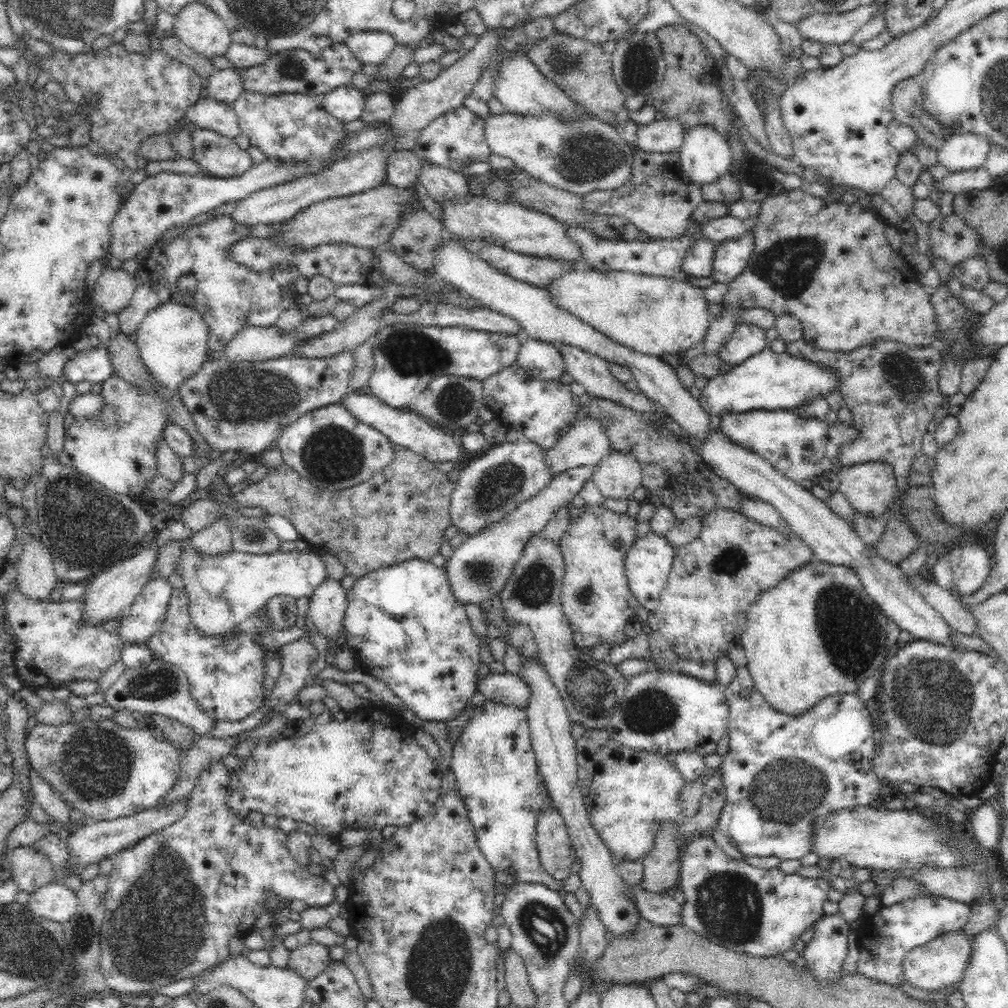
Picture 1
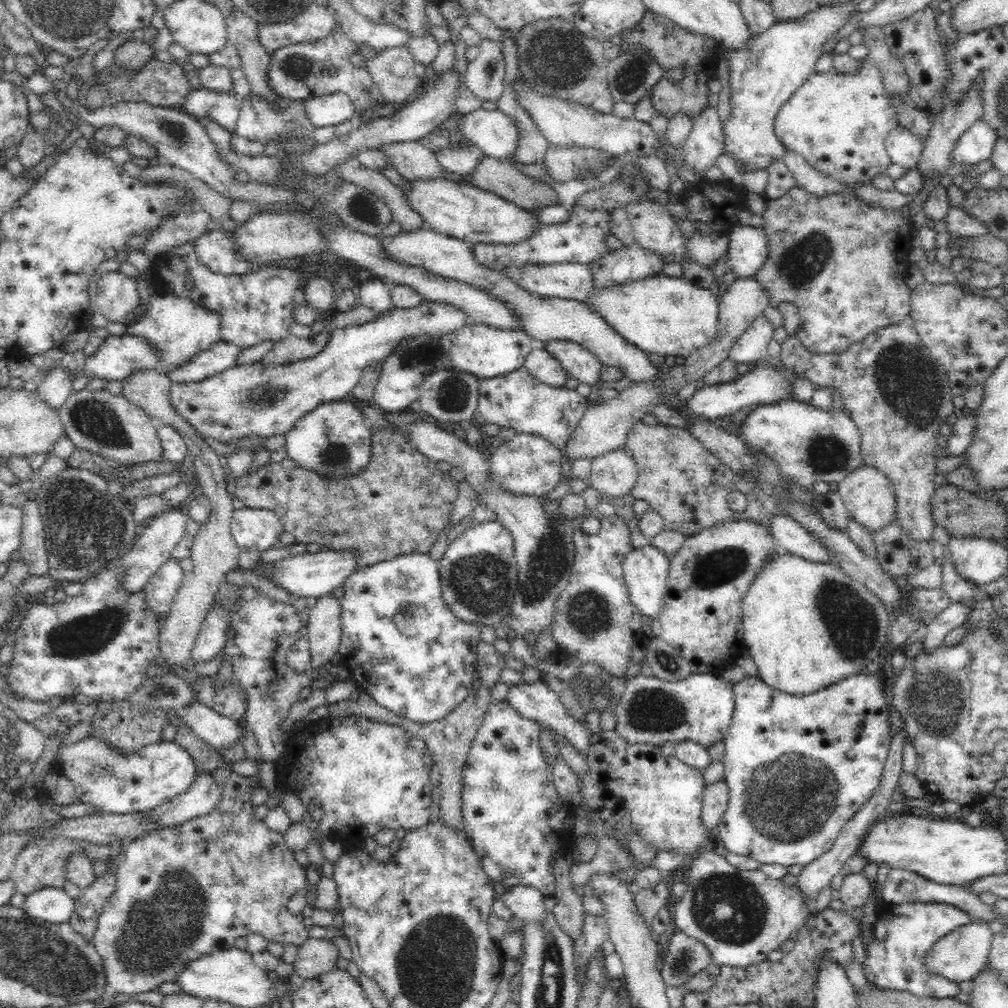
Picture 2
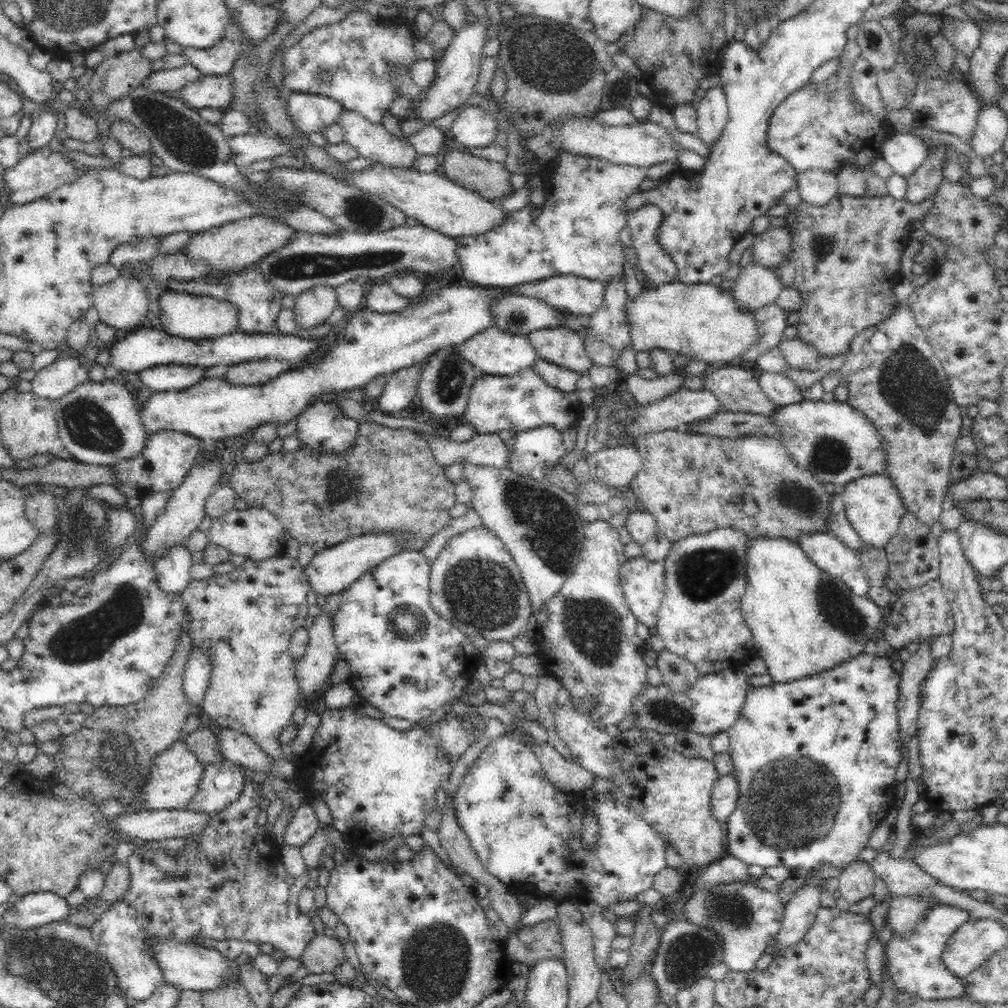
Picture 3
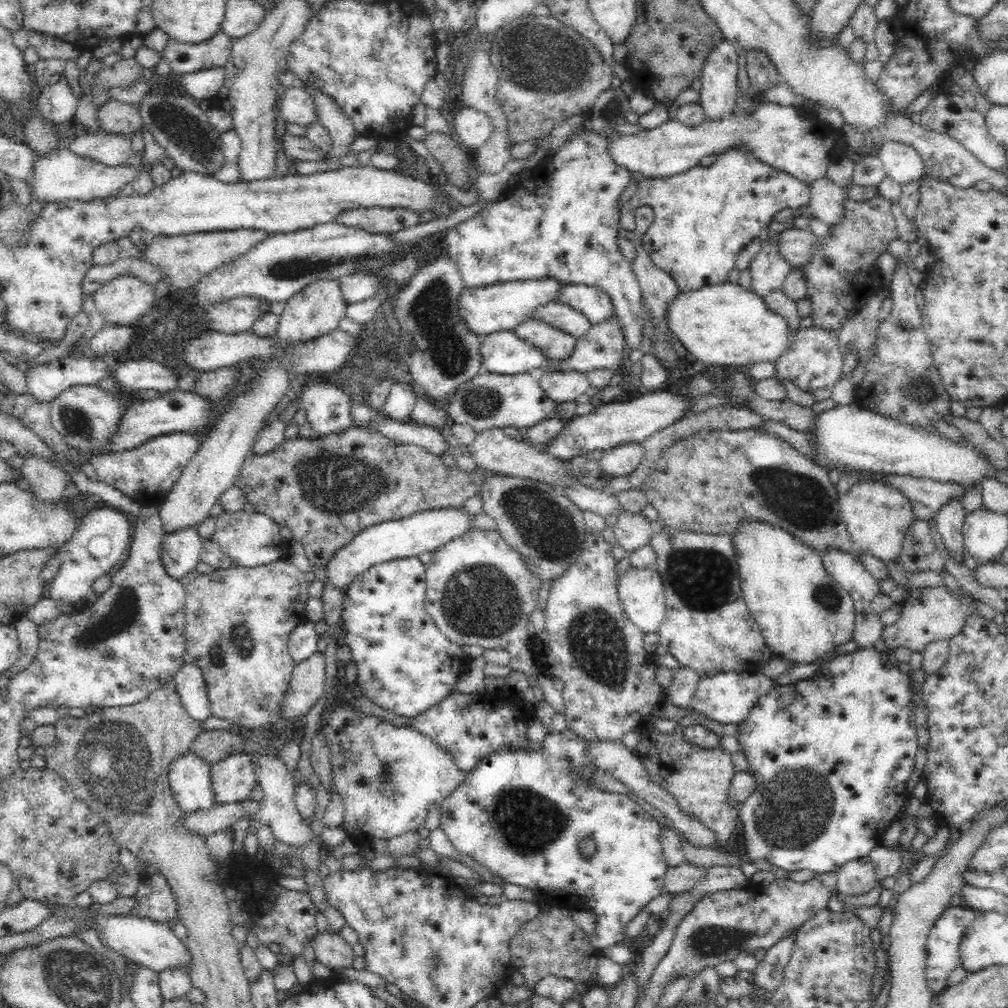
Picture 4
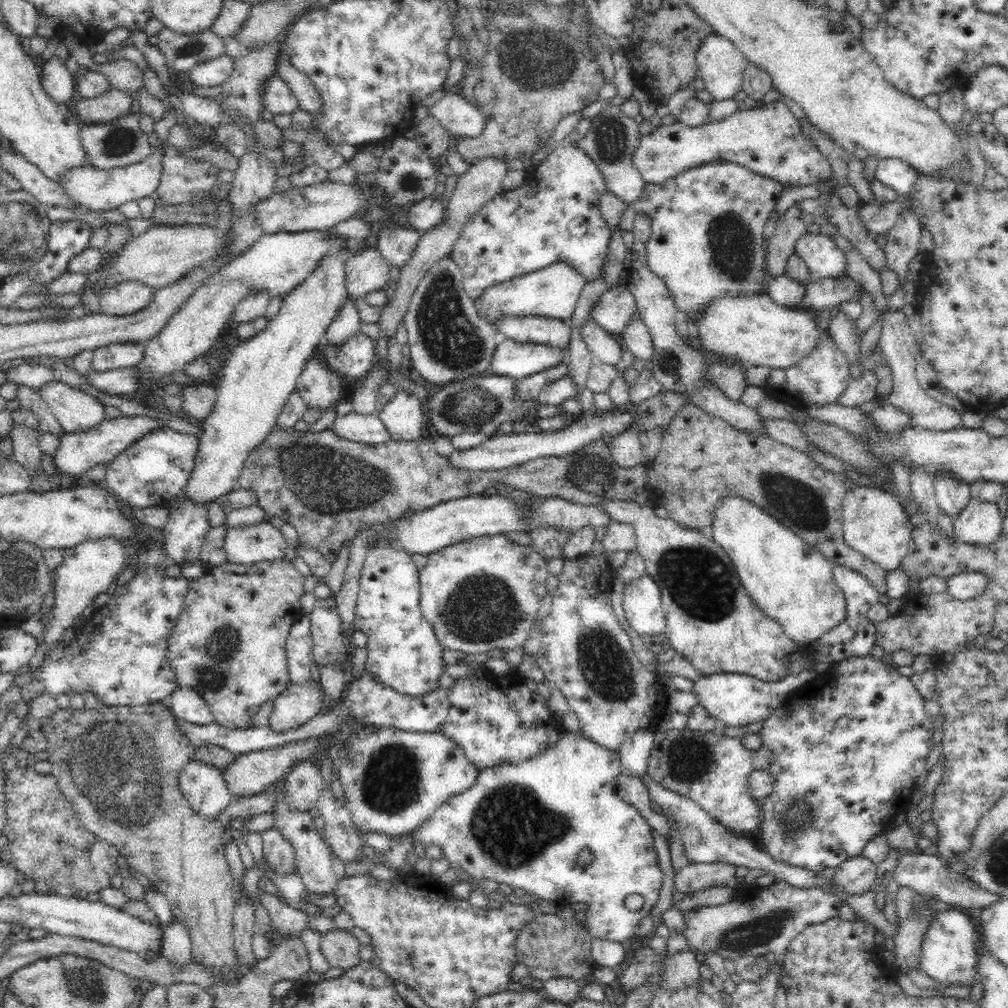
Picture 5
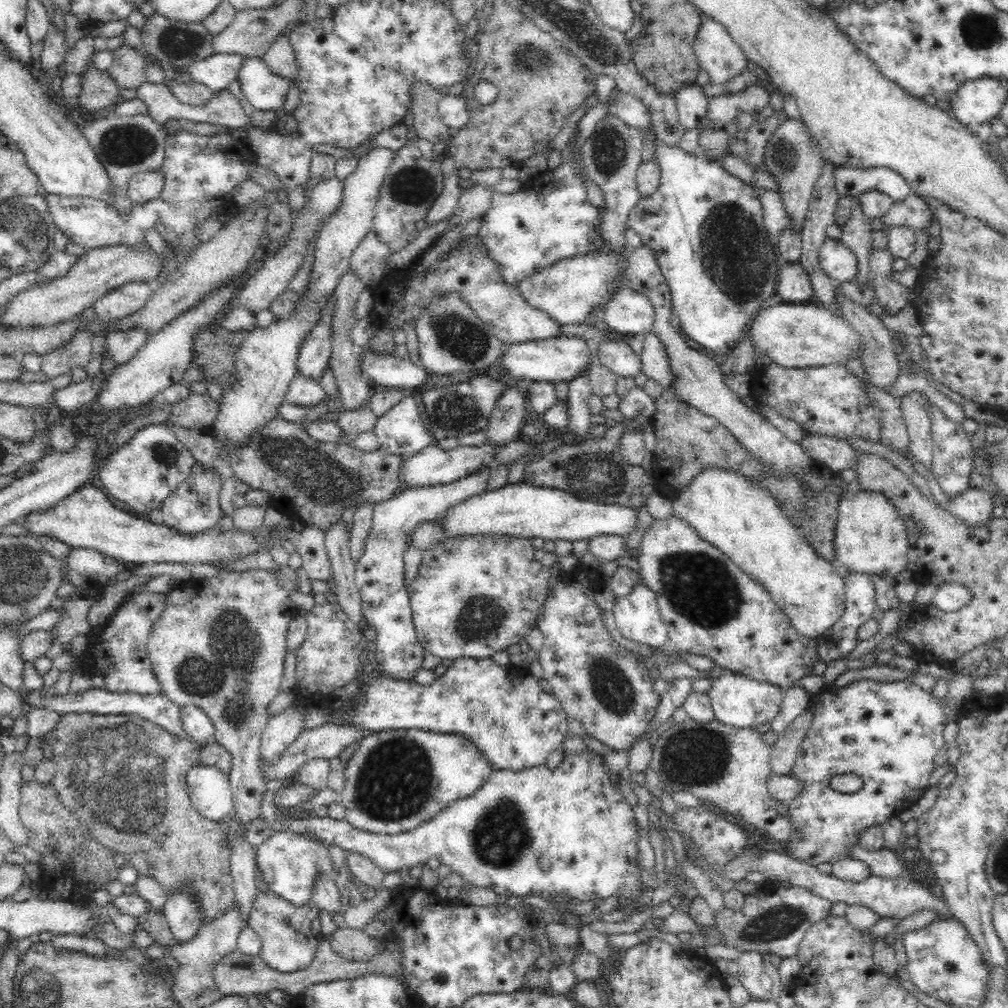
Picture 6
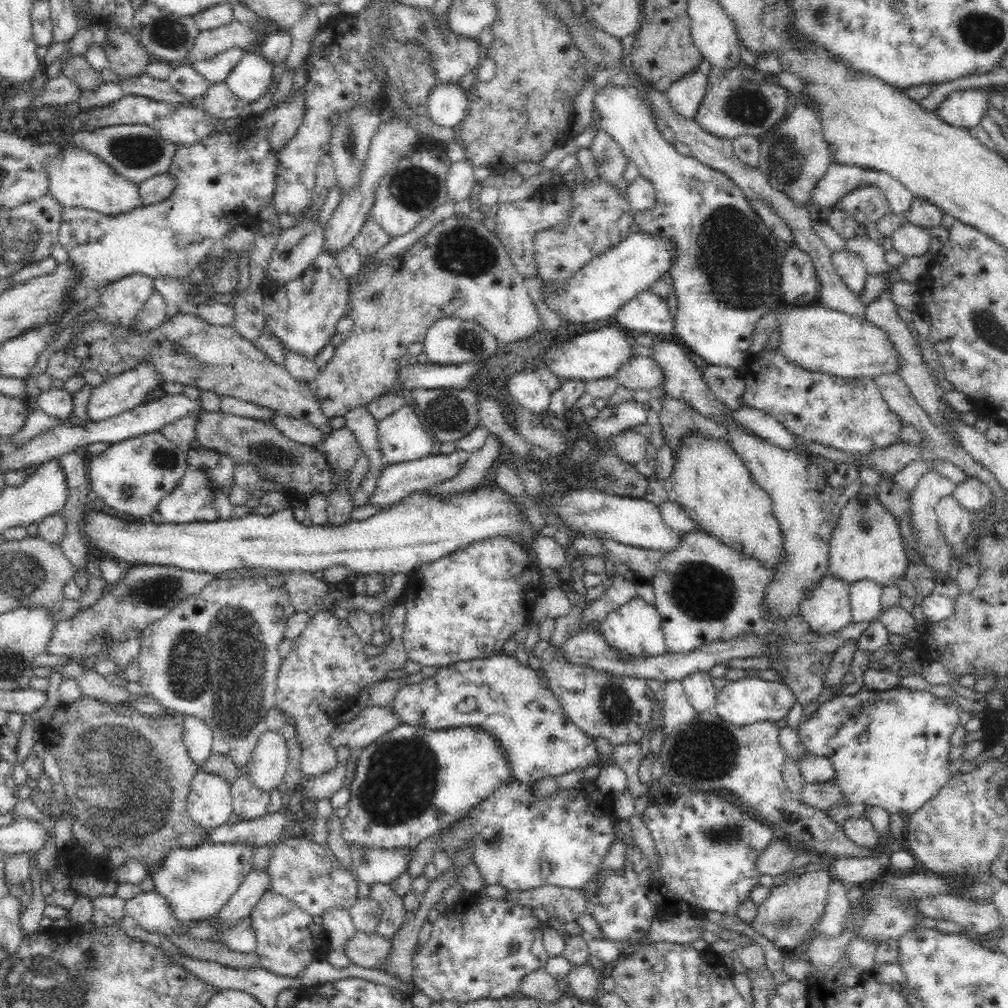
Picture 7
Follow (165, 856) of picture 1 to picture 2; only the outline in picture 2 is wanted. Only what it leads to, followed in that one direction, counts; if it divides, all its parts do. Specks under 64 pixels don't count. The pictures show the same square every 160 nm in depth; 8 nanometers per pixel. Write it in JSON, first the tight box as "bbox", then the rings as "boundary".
{"bbox":[92,768,311,996],"boundary":[[[221,768],[216,769],[212,772],[212,775],[215,777],[215,781],[218,784],[221,784],[224,796],[222,796],[222,800],[220,800],[220,804],[218,804],[218,808],[212,810],[210,814],[206,814],[204,816],[193,818],[192,820],[186,821],[182,824],[179,824],[177,827],[166,827],[162,829],[158,829],[157,831],[151,832],[148,836],[144,835],[141,839],[133,840],[130,843],[125,843],[123,849],[120,851],[120,854],[116,857],[116,867],[117,867],[117,887],[113,892],[113,895],[110,896],[108,902],[105,904],[105,907],[102,909],[100,916],[98,918],[98,926],[96,930],[94,930],[94,936],[92,936],[92,945],[96,948],[98,954],[102,957],[104,966],[105,966],[105,975],[107,980],[107,986],[110,991],[122,992],[122,994],[127,995],[136,995],[140,996],[143,992],[148,992],[152,990],[152,988],[156,988],[156,986],[160,986],[163,982],[168,982],[174,980],[174,976],[178,976],[178,972],[186,966],[186,962],[190,962],[190,960],[196,960],[198,956],[204,956],[206,954],[214,953],[222,950],[229,950],[234,947],[234,942],[240,936],[248,936],[251,934],[260,934],[266,939],[267,942],[280,943],[282,946],[288,946],[288,944],[292,944],[293,946],[300,947],[308,938],[311,938],[309,935],[309,928],[302,924],[302,920],[297,915],[293,915],[288,906],[289,900],[292,898],[294,892],[298,892],[298,890],[305,890],[305,892],[310,892],[310,883],[308,883],[308,879],[306,879],[306,868],[302,865],[298,864],[298,861],[294,859],[294,855],[292,855],[292,850],[288,848],[288,845],[285,843],[283,833],[270,831],[266,825],[264,825],[264,821],[258,819],[255,816],[255,808],[252,806],[252,796],[254,795],[254,791],[256,788],[253,786],[252,779],[248,776],[241,775],[236,771],[232,770],[232,768]]]}

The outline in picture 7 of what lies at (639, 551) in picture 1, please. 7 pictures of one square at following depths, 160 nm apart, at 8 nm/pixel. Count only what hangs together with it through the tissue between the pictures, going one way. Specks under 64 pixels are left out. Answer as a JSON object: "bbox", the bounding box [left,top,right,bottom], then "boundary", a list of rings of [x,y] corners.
{"bbox":[596,596,666,657],"boundary":[[[638,596],[607,614],[605,619],[598,625],[596,632],[602,635],[602,639],[608,643],[610,649],[618,651],[620,655],[628,655],[628,657],[655,657],[666,653],[659,610]]]}

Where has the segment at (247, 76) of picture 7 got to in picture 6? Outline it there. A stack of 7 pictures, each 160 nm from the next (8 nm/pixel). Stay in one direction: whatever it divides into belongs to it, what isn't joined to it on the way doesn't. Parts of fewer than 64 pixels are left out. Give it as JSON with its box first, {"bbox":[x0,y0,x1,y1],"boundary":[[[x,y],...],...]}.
{"bbox":[236,57,290,110],"boundary":[[[244,57],[236,76],[237,86],[256,110],[275,110],[285,103],[290,80],[274,74],[268,65],[256,57]]]}

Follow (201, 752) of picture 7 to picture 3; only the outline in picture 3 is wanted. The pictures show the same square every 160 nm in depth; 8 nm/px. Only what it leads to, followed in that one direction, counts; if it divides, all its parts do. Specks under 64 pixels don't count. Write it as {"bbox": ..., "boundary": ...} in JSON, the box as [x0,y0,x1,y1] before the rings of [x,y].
{"bbox":[183,647,211,706],"boundary":[[[194,647],[186,662],[183,677],[183,692],[190,706],[202,706],[208,690],[211,671],[210,657],[198,647]]]}

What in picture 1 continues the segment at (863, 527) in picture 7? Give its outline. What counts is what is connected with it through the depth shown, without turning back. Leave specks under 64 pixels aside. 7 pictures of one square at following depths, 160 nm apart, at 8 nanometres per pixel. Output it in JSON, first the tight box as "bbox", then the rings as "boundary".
{"bbox":[837,462,896,519],"boundary":[[[882,462],[854,464],[852,467],[842,468],[837,476],[840,481],[838,490],[846,497],[856,513],[876,519],[887,514],[896,492],[896,477],[890,464]]]}

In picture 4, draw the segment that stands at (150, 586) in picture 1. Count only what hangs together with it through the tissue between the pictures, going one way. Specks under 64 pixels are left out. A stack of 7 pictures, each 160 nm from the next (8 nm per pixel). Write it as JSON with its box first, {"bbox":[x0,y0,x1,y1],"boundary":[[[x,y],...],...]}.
{"bbox":[161,526,203,580],"boundary":[[[196,526],[182,528],[176,532],[165,532],[162,538],[161,559],[166,572],[176,580],[184,574],[195,570],[201,561],[203,538],[198,534]]]}

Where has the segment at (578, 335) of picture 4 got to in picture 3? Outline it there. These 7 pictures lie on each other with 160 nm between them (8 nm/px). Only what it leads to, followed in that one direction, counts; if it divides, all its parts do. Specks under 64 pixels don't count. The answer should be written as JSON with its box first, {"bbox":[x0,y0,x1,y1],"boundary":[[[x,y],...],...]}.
{"bbox":[491,295,574,335],"boundary":[[[506,295],[496,301],[491,308],[494,313],[494,323],[502,331],[516,335],[528,335],[530,332],[548,328],[568,328],[568,322],[574,318],[571,312],[554,308],[546,301],[526,295]]]}

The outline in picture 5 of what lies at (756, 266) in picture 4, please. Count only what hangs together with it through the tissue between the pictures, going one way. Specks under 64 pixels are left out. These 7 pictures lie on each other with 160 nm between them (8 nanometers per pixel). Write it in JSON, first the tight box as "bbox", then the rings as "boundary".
{"bbox":[766,202,808,278],"boundary":[[[799,202],[793,203],[778,222],[774,236],[769,240],[766,254],[768,278],[785,272],[787,259],[795,250],[796,242],[804,234],[808,234],[808,225],[800,218],[802,212]]]}

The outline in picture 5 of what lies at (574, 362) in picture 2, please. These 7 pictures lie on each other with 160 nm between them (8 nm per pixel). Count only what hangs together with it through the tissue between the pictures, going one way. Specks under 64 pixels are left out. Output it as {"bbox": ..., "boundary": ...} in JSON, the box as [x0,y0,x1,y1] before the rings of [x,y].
{"bbox":[494,317,571,348],"boundary":[[[501,317],[494,327],[503,339],[567,348],[571,338],[568,322],[549,317]]]}

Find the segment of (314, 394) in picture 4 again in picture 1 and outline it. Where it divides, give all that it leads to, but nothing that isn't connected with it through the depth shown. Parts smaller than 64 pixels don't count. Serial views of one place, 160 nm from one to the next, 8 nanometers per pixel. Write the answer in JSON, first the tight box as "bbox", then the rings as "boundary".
{"bbox":[275,401,394,491],"boundary":[[[341,401],[302,415],[284,428],[275,446],[281,450],[286,465],[314,484],[332,491],[368,480],[394,458],[390,439],[352,416]]]}

